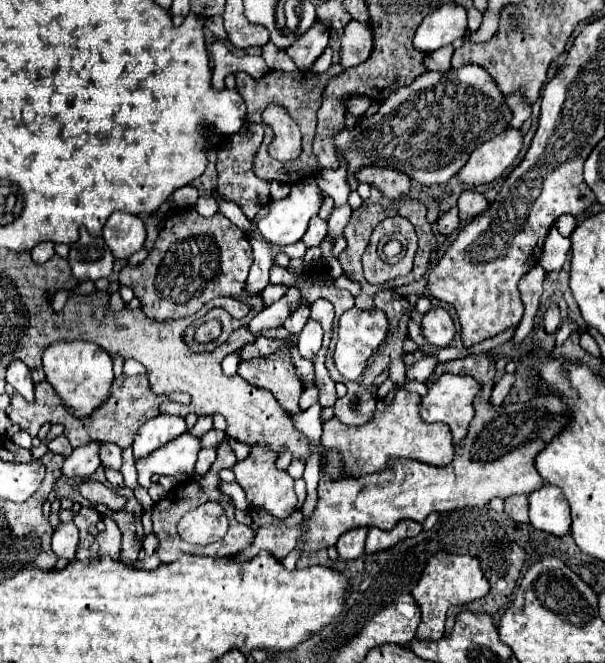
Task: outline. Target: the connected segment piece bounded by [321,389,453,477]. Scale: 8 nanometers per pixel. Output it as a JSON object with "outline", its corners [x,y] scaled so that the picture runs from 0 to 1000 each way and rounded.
{"outline":[[[660,587],[646,611],[636,611],[636,605],[626,602],[617,632],[600,644],[574,644],[554,629],[544,632],[534,641],[531,671],[534,677],[554,677],[564,686],[567,719],[593,719],[633,710],[640,704],[640,695],[660,689],[689,692],[719,704],[742,701],[749,695],[745,650],[732,638],[702,638],[693,629],[693,605],[696,599],[689,593]]]}

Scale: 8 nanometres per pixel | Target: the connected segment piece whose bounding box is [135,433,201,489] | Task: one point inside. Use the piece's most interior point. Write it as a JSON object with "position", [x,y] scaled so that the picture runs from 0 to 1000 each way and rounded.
{"position":[293,691]}

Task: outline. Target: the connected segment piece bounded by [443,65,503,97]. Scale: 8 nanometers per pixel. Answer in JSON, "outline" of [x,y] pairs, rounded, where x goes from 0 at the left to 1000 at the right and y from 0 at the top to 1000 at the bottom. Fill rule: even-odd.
{"outline":[[[769,98],[759,107],[742,104],[732,110],[732,122],[762,122],[762,128],[782,128],[788,140],[821,140],[821,146],[831,146],[808,110],[788,98]]]}

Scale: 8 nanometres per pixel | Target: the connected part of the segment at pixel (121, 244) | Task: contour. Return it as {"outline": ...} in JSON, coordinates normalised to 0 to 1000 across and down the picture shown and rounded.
{"outline":[[[190,318],[170,342],[170,360],[190,391],[217,388],[223,379],[236,376],[240,363],[236,330],[226,324],[213,324],[207,318]]]}

